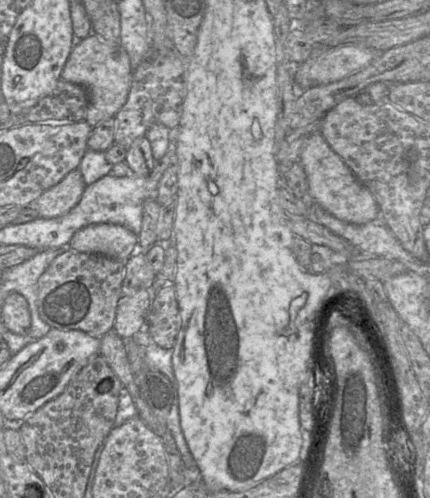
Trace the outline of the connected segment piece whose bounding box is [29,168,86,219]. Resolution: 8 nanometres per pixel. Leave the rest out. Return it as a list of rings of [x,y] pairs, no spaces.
[[[77,168],[41,194],[29,207],[37,211],[40,218],[51,219],[63,216],[77,205],[85,188],[82,174]]]

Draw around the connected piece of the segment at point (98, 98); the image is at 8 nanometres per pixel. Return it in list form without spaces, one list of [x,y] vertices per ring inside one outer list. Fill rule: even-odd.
[[[91,33],[72,51],[61,73],[61,79],[83,86],[88,92],[85,121],[93,128],[101,122],[114,118],[127,101],[133,69],[125,49],[119,43],[106,43]]]

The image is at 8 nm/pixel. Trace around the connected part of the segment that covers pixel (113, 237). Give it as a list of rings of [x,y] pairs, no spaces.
[[[92,224],[79,229],[66,248],[127,261],[138,251],[138,235],[116,224]]]

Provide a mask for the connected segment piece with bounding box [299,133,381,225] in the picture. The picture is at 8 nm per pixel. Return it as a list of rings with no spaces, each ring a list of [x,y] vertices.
[[[321,133],[313,134],[305,143],[299,162],[307,175],[310,194],[316,204],[336,218],[363,225],[381,216],[380,208],[367,189],[344,161],[332,150]]]

